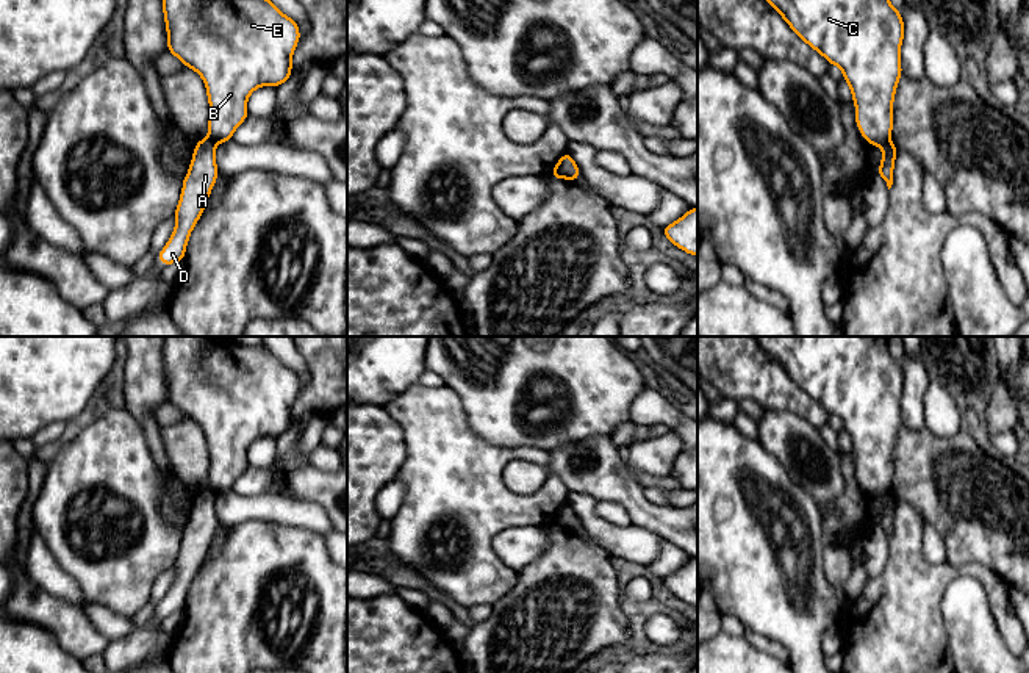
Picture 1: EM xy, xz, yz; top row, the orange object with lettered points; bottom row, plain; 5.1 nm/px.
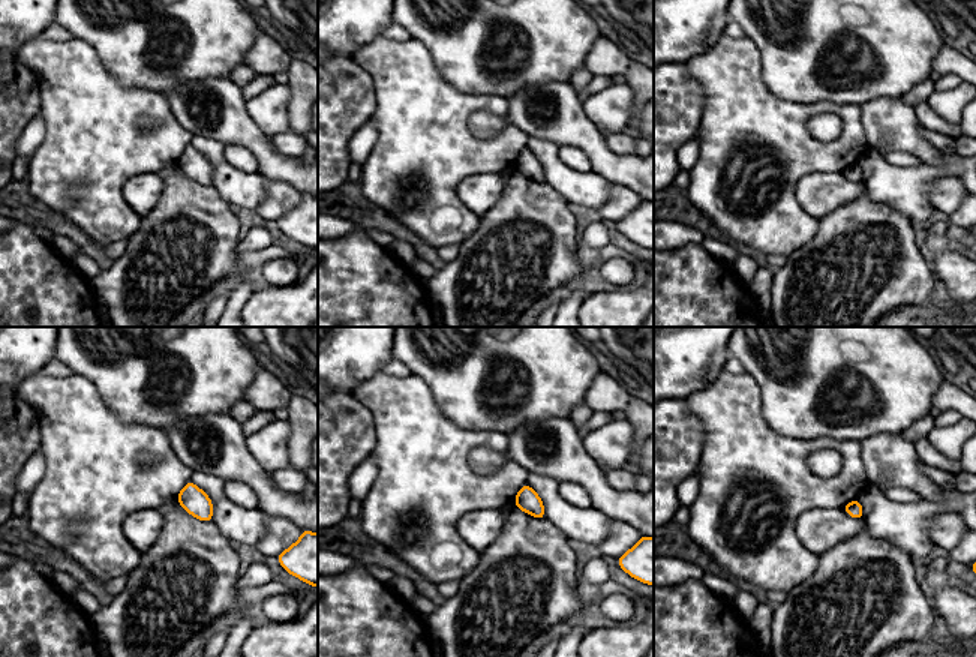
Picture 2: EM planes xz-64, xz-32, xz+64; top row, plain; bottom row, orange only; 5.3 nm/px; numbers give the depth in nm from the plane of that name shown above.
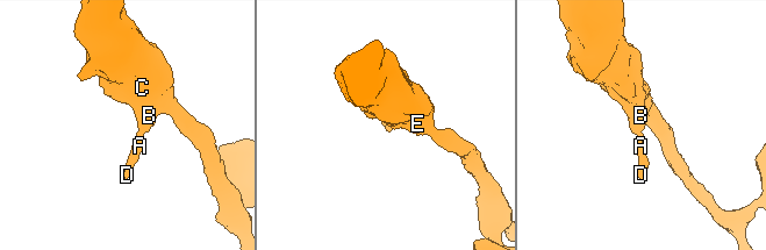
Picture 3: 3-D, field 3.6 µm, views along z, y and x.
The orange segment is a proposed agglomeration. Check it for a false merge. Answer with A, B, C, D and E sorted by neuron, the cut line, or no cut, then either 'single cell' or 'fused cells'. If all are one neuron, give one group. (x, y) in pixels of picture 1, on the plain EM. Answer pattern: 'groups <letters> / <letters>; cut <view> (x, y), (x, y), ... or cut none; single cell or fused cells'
groups A D / B C E; cut xy (208, 487), (216, 493); fused cells

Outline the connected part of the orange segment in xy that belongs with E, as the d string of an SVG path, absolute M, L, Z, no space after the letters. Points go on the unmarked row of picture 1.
M164 336L163 363L167 402L205 432L208 488L216 495L231 490L249 466L249 446L260 437L278 438L291 427L291 410L300 390L299 376L267 347L246 346L230 336Z

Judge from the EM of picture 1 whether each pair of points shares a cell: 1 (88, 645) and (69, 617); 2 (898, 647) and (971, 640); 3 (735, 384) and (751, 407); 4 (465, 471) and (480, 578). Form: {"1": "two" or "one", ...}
{"1": "one", "2": "two", "3": "two", "4": "one"}

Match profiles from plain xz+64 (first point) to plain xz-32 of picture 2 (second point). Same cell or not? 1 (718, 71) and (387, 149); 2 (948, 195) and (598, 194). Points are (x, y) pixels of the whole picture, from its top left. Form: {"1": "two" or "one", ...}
{"1": "one", "2": "one"}

